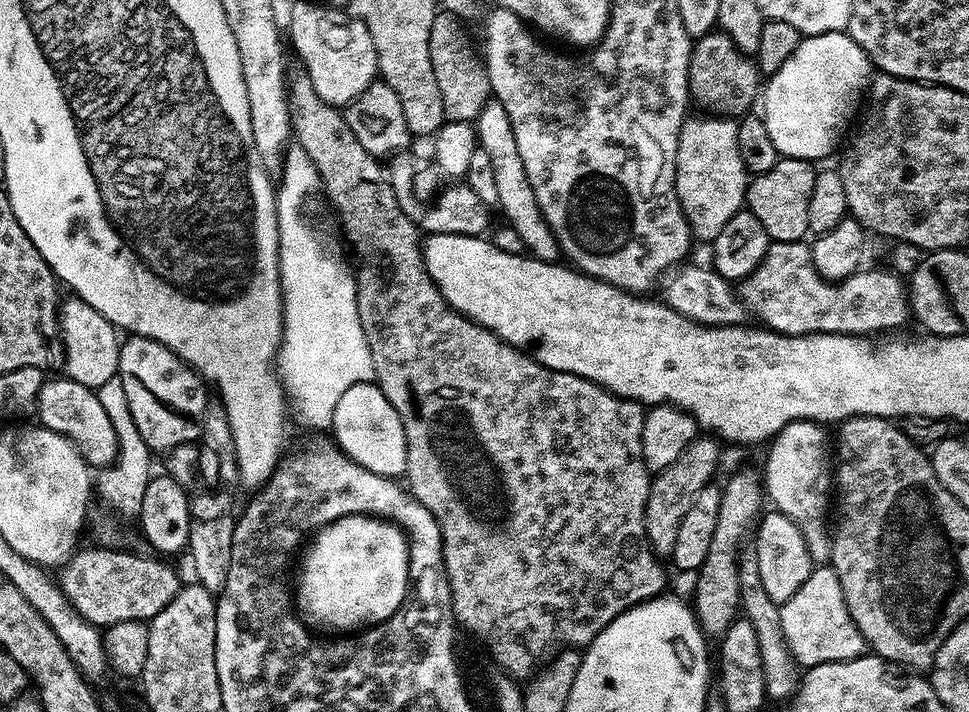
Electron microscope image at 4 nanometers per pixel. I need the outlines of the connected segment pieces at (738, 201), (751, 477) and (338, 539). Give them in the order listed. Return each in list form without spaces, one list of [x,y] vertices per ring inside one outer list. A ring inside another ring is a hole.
[[[724,114],[689,115],[678,138],[676,193],[697,241],[711,242],[746,204],[750,173],[738,154],[738,123]]]
[[[744,468],[736,472],[728,481],[723,481],[718,506],[718,524],[714,526],[714,539],[706,553],[706,562],[698,569],[697,584],[694,589],[696,604],[694,611],[700,621],[700,628],[705,637],[723,637],[724,631],[737,619],[740,607],[740,587],[738,586],[738,557],[740,549],[749,539],[758,517],[761,515],[760,496],[762,500],[762,476],[759,471]]]
[[[347,516],[320,529],[311,544],[312,549],[305,554],[300,568],[300,589],[295,589],[294,604],[313,629],[333,628],[336,631],[333,633],[348,634],[391,621],[391,616],[403,607],[404,595],[410,592],[408,540],[389,521],[375,516]]]

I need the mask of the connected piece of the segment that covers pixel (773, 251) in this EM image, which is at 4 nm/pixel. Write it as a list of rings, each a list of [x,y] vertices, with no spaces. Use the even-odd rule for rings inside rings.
[[[781,240],[769,243],[766,254],[762,258],[760,265],[753,270],[750,275],[744,280],[739,281],[738,295],[741,300],[744,301],[744,307],[749,313],[752,312],[757,316],[757,321],[760,321],[763,325],[766,325],[771,331],[781,332],[783,336],[810,336],[810,335],[845,335],[845,336],[867,336],[871,337],[872,332],[888,332],[891,328],[900,328],[907,320],[910,320],[910,304],[906,299],[906,284],[903,279],[897,273],[884,268],[868,268],[863,270],[857,270],[852,273],[851,276],[841,280],[839,282],[833,282],[825,280],[824,277],[818,274],[818,270],[814,266],[812,261],[812,249],[804,240],[795,240],[794,242],[782,242]]]

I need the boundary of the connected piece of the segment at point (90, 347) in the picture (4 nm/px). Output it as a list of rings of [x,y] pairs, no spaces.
[[[72,294],[59,305],[60,339],[64,346],[64,362],[62,365],[65,377],[76,381],[87,388],[97,390],[113,376],[118,374],[118,358],[120,357],[120,340],[115,325],[104,315],[86,303],[85,300]]]

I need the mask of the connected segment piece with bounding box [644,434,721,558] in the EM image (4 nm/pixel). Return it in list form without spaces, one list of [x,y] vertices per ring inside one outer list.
[[[697,435],[696,439],[690,442],[690,446],[686,446],[686,450],[682,450],[682,454],[678,454],[678,458],[670,462],[670,466],[655,473],[654,479],[649,483],[644,511],[644,539],[657,557],[671,557],[674,541],[678,538],[678,526],[682,526],[686,510],[690,510],[700,491],[713,483],[715,476],[712,475],[720,464],[719,446],[721,447],[711,435]]]

